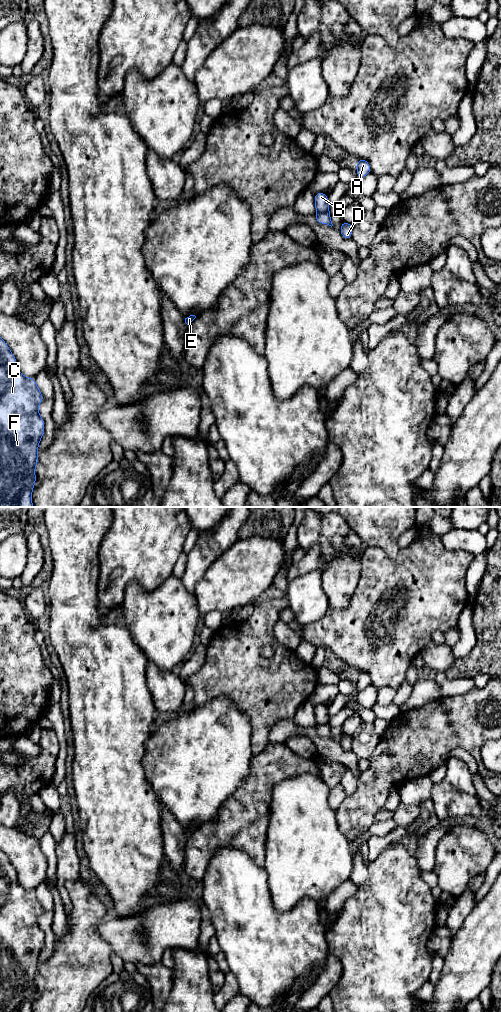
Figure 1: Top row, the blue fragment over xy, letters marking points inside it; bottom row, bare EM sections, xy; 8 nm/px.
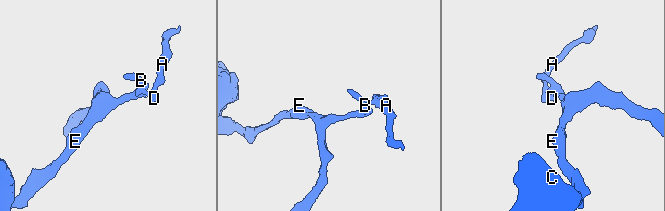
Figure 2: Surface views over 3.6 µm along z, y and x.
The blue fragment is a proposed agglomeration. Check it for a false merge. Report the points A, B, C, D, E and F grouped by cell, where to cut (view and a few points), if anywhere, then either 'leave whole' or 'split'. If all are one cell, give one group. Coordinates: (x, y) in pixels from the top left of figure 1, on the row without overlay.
groups A D / B C E F; cut xy (316, 724), (328, 725); split

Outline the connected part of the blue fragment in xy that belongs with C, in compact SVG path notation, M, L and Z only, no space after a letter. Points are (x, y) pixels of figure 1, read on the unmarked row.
M0 849L0 1012L32 1012L32 1002L36 994L38 958L45 944L45 934L38 925L38 917L44 911L35 890L25 889L18 882L13 865Z

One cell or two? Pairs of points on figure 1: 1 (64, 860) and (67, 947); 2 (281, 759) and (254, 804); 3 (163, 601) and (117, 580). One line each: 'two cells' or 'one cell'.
1: one cell
2: one cell
3: two cells

